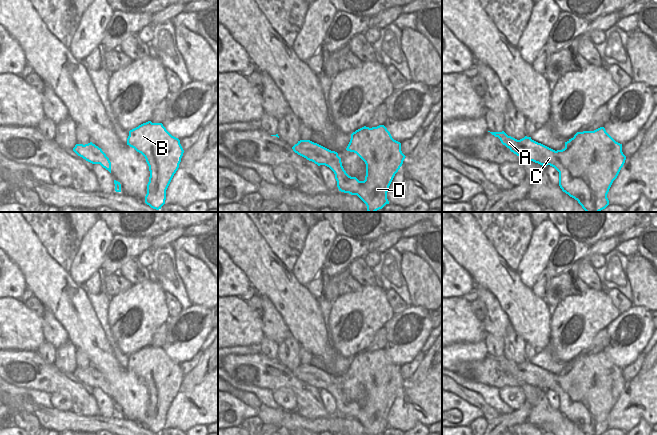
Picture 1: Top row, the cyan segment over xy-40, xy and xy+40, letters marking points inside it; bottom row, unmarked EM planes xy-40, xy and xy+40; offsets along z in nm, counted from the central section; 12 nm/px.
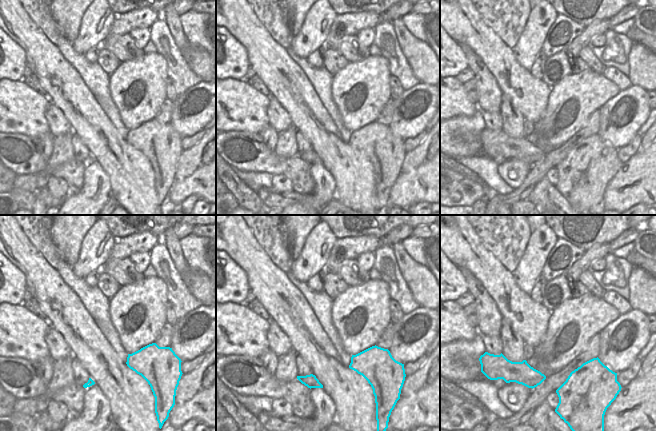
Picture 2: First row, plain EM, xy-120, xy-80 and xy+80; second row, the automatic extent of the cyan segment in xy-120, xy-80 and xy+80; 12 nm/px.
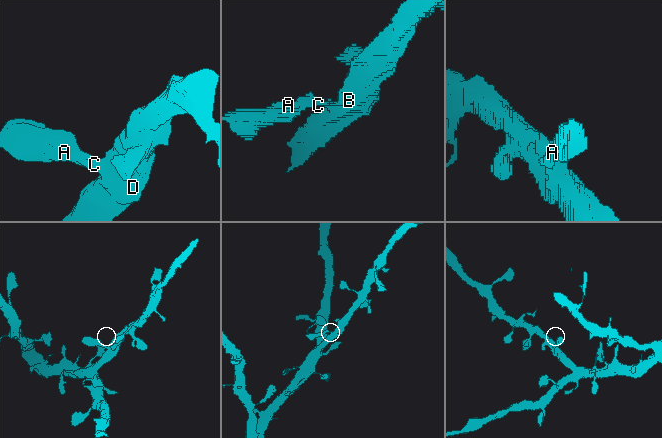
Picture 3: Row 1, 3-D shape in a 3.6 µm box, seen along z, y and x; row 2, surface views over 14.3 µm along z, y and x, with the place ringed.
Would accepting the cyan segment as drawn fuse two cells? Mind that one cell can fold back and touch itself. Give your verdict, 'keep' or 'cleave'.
keep

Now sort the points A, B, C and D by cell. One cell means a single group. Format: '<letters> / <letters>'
A B C D

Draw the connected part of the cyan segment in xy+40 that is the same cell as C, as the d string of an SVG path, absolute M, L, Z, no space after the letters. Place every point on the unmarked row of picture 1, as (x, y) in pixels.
M600 351L594 355L577 356L573 362L565 366L562 374L553 374L525 360L517 364L504 355L490 356L498 361L503 369L517 380L540 389L550 389L559 396L559 410L563 416L578 425L585 435L601 435L609 429L607 418L623 391L626 380L622 376L622 368L616 366Z

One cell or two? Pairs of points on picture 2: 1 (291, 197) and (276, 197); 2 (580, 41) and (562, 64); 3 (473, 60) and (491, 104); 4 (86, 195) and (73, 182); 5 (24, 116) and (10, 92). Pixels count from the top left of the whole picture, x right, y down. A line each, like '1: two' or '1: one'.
1: one
2: one
3: one
4: two
5: one

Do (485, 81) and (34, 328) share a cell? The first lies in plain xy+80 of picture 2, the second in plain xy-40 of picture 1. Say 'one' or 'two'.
two

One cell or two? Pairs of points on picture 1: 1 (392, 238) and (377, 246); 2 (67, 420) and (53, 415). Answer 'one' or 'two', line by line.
1: one
2: one

